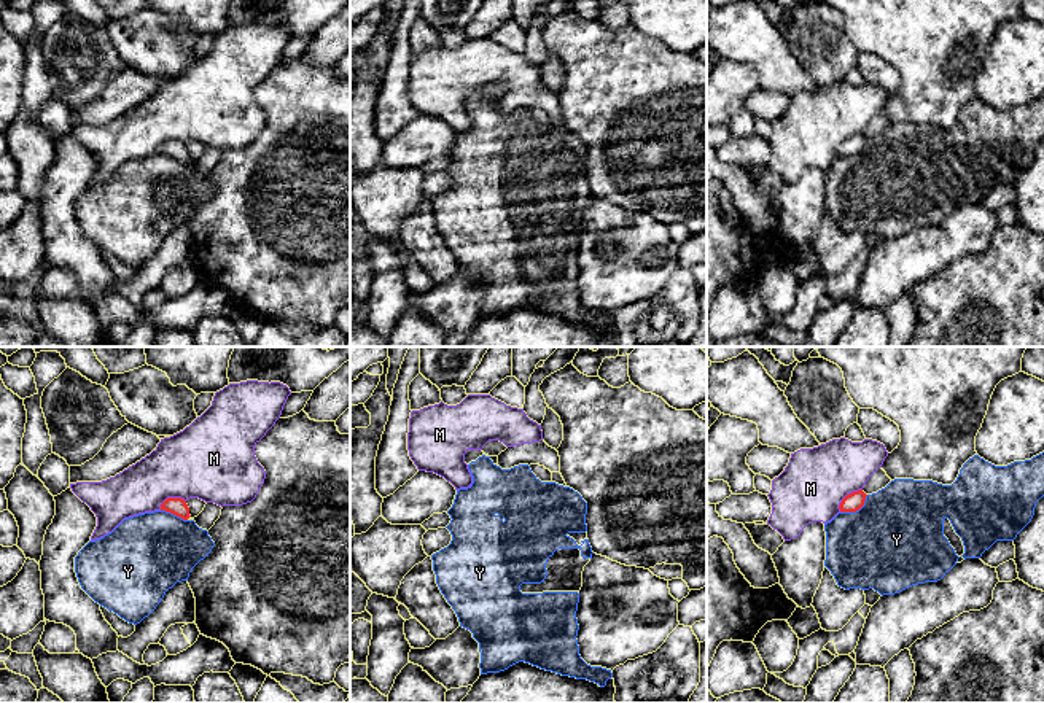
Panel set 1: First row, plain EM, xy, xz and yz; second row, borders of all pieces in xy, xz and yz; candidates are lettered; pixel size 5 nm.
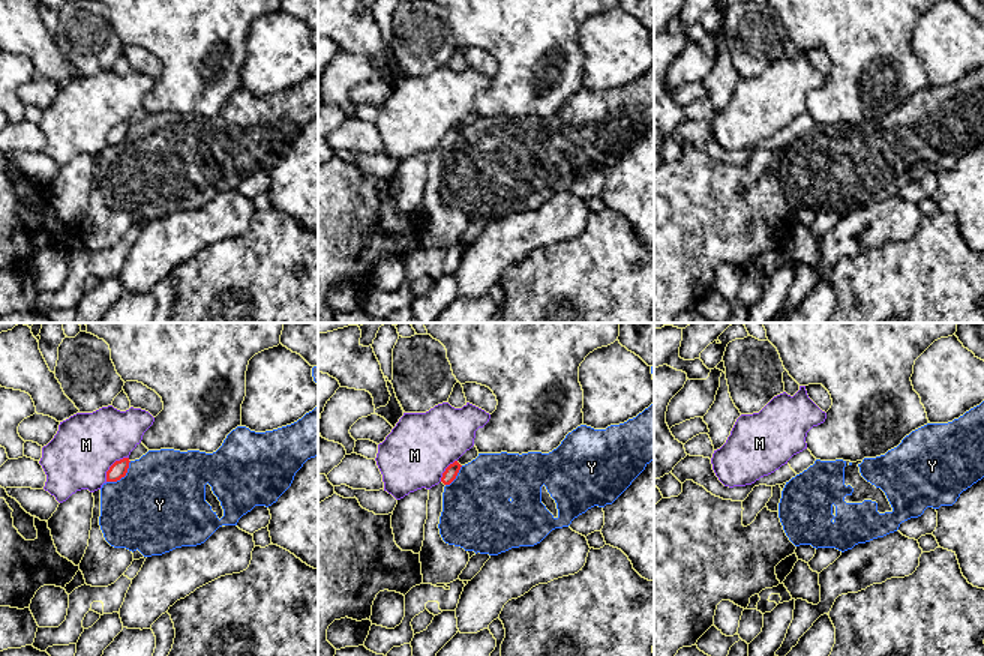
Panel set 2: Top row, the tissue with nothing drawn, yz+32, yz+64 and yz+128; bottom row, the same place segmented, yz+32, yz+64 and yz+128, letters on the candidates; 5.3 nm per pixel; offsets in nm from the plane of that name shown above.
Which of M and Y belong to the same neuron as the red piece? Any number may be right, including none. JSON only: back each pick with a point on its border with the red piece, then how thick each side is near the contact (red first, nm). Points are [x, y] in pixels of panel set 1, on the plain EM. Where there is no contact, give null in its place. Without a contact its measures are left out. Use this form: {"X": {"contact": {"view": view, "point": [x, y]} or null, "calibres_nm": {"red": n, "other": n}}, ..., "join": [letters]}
{"join": []}

